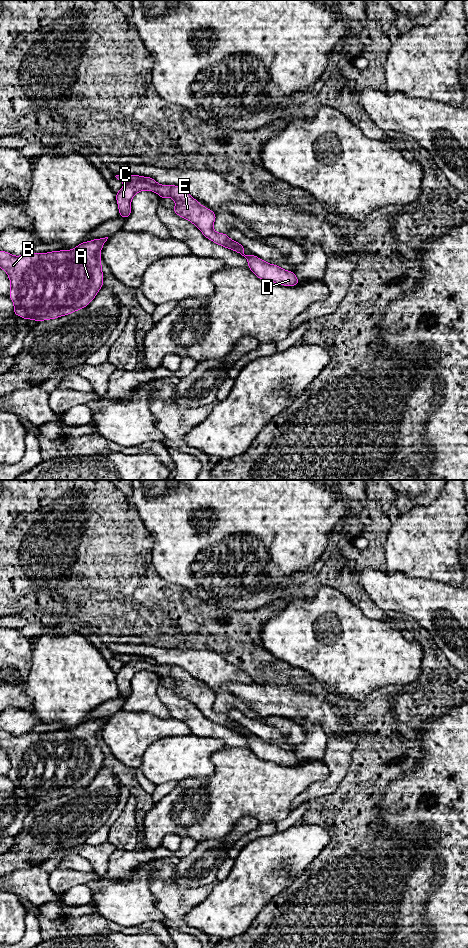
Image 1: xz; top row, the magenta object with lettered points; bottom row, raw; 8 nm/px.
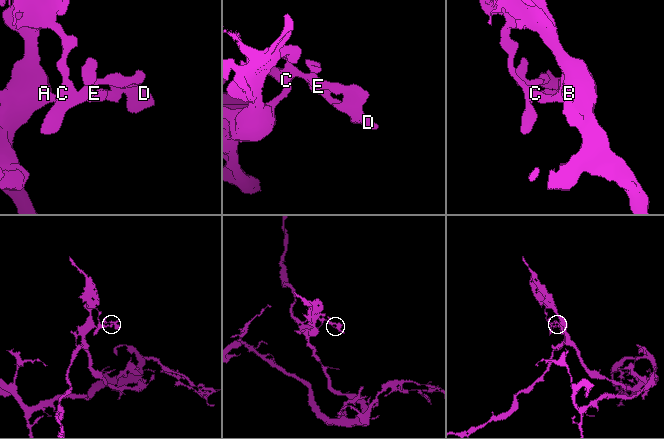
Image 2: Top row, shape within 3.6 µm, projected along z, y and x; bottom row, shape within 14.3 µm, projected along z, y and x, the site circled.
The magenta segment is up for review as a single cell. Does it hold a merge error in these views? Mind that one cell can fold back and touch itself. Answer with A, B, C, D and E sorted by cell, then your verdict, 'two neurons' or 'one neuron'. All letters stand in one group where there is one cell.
A B C D / E; two neurons

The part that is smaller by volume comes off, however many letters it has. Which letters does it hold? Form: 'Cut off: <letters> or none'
Cut off: E

